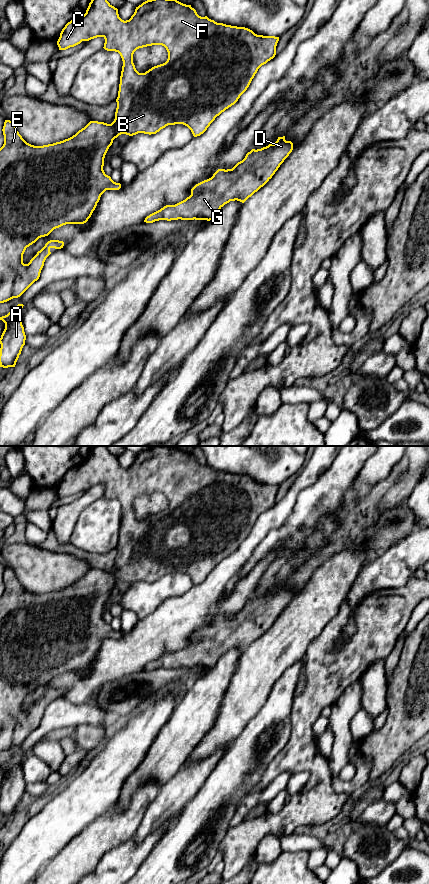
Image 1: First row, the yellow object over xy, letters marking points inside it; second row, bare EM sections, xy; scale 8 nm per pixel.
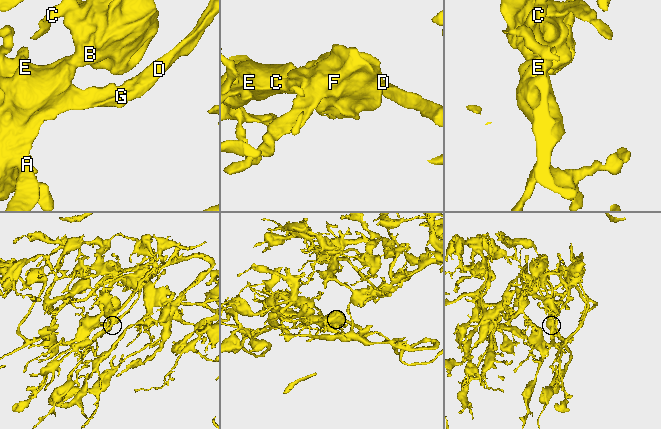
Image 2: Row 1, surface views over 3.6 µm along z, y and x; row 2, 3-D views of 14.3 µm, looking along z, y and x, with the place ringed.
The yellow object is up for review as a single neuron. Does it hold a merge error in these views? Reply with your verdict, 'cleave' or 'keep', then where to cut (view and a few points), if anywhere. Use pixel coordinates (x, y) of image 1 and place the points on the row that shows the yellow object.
keep; no cut

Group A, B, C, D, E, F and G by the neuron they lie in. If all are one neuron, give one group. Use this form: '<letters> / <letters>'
A B C D E F G

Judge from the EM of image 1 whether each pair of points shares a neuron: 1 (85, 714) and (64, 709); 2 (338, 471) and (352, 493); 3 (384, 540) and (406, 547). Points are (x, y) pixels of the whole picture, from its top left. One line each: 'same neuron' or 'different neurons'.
1: same neuron
2: different neurons
3: different neurons

